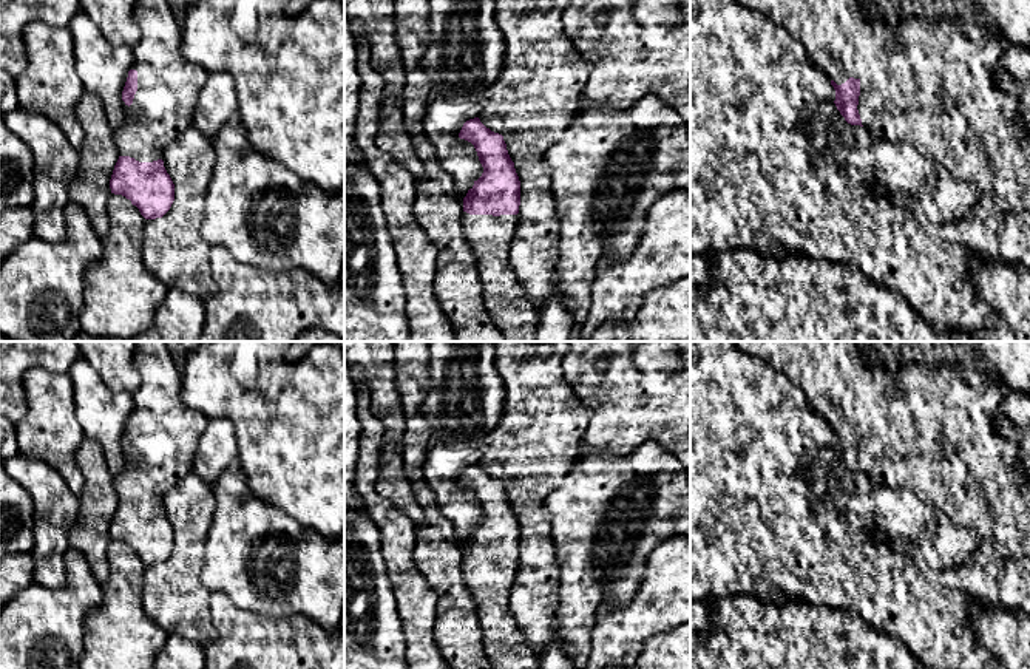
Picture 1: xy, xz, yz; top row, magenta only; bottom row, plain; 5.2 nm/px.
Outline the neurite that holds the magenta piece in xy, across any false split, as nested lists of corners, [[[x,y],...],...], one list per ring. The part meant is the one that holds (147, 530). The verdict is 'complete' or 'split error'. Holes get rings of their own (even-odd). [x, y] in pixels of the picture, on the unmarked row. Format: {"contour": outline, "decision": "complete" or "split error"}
{"contour": [[[136,341],[133,363],[139,386],[133,392],[134,408],[122,437],[125,467],[113,476],[119,496],[110,535],[131,547],[145,565],[162,564],[174,547],[174,530],[164,513],[164,494],[193,470],[193,456],[207,417],[181,399],[182,375],[164,341]]], "decision": "split error"}

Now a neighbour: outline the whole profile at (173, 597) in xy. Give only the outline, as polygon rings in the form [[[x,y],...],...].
[[[188,473],[164,494],[162,507],[174,530],[174,547],[162,564],[145,567],[142,607],[148,618],[158,623],[168,635],[182,635],[204,647],[215,638],[210,620],[212,593],[202,586],[201,572],[204,565],[204,545],[212,527],[216,498],[208,484],[195,473]]]

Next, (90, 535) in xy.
[[[83,439],[76,460],[85,485],[79,494],[80,507],[69,530],[68,542],[86,558],[94,578],[103,584],[110,576],[110,525],[119,505],[119,496],[103,450],[97,442]]]

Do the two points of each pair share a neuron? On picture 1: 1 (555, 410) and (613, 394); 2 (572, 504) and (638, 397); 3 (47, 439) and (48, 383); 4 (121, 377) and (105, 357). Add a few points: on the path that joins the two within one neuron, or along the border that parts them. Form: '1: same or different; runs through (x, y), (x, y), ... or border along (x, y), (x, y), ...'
1: different; border along (564, 371), (564, 379), (590, 411), (584, 439)
2: different; border along (640, 444), (626, 455), (582, 453)
3: same; runs through (48, 425), (48, 397)
4: same; runs through (118, 373), (110, 362)

